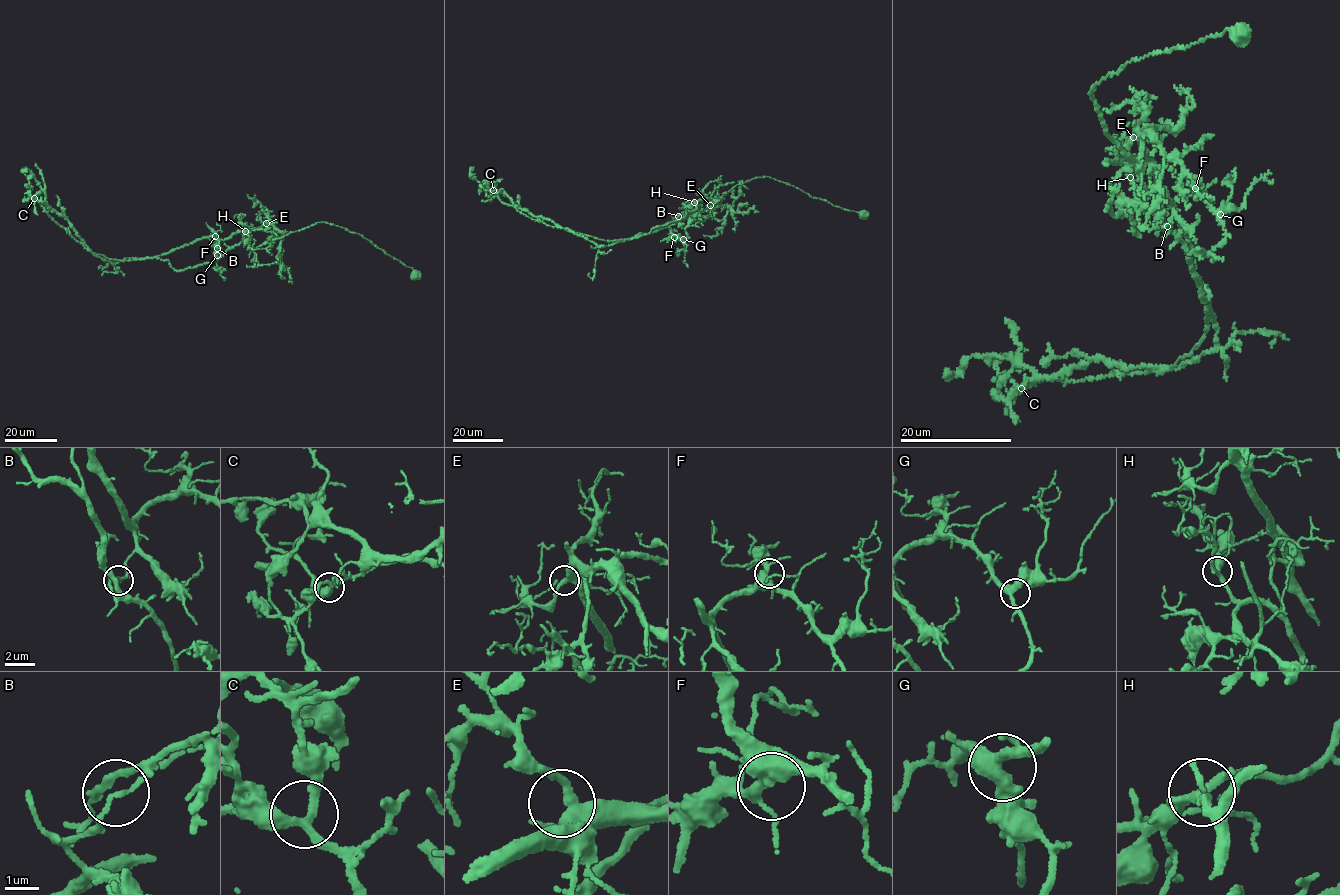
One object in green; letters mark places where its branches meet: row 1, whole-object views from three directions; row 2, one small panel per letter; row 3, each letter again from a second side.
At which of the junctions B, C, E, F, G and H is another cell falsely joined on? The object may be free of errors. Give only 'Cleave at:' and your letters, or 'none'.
Cleave at: B

